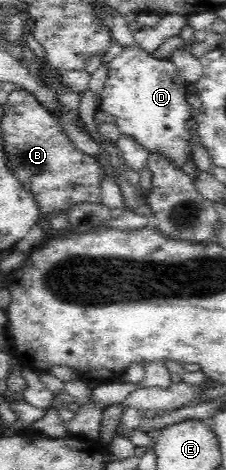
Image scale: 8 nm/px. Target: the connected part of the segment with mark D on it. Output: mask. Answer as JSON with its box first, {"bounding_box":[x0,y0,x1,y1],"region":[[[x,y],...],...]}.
{"bounding_box":[100,45,199,166],"region":[[[137,45],[123,48],[120,55],[116,56],[107,66],[108,75],[105,86],[101,92],[100,110],[115,116],[114,122],[121,134],[126,134],[135,139],[151,154],[162,154],[175,166],[183,166],[192,157],[193,146],[189,138],[194,131],[191,128],[193,118],[199,110],[193,109],[187,102],[186,80],[179,74],[175,63],[153,57]]]}

